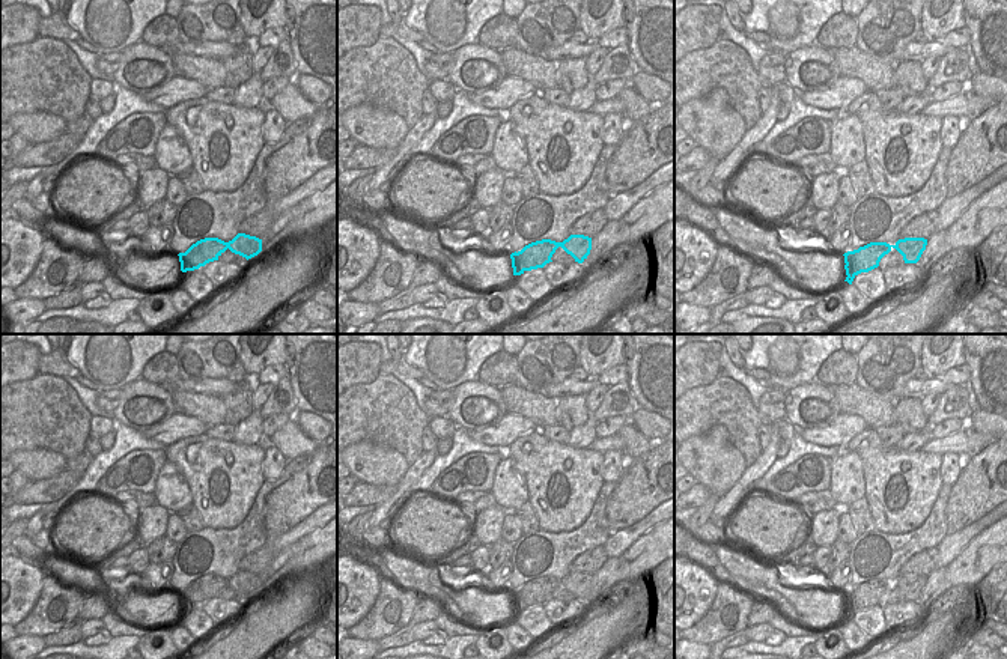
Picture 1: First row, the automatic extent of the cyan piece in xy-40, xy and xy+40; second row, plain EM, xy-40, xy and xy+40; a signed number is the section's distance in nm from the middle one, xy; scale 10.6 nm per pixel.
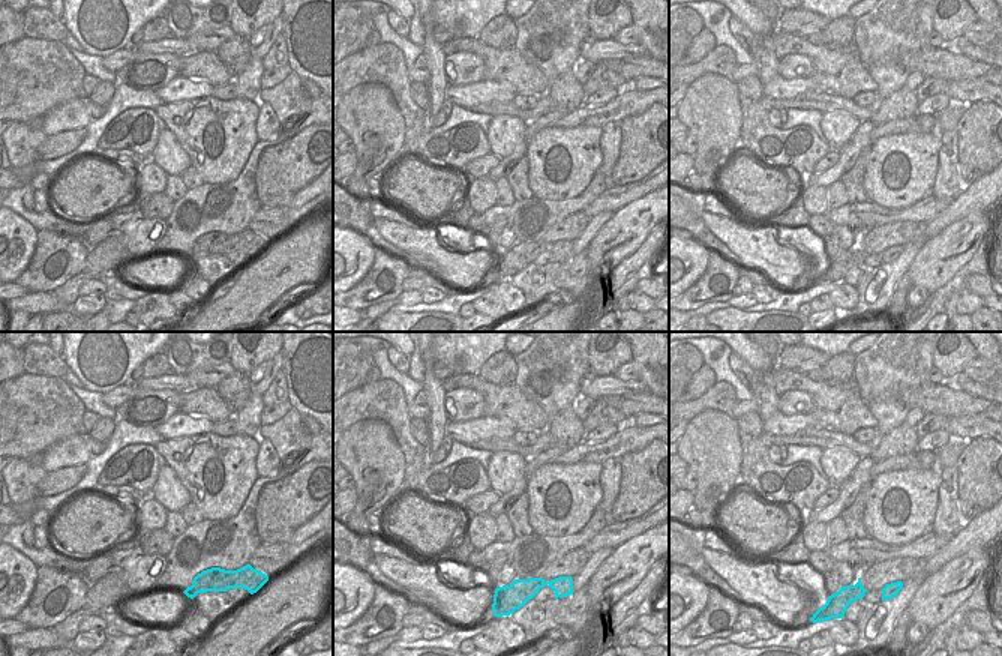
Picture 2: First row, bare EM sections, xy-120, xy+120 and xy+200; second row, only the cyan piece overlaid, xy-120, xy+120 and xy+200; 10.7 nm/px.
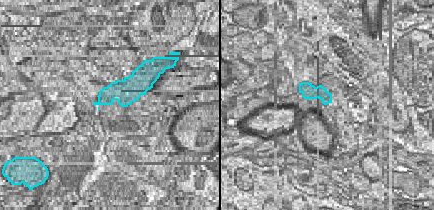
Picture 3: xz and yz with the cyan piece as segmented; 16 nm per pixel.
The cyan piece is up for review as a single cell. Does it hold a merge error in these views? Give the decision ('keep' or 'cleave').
cleave

